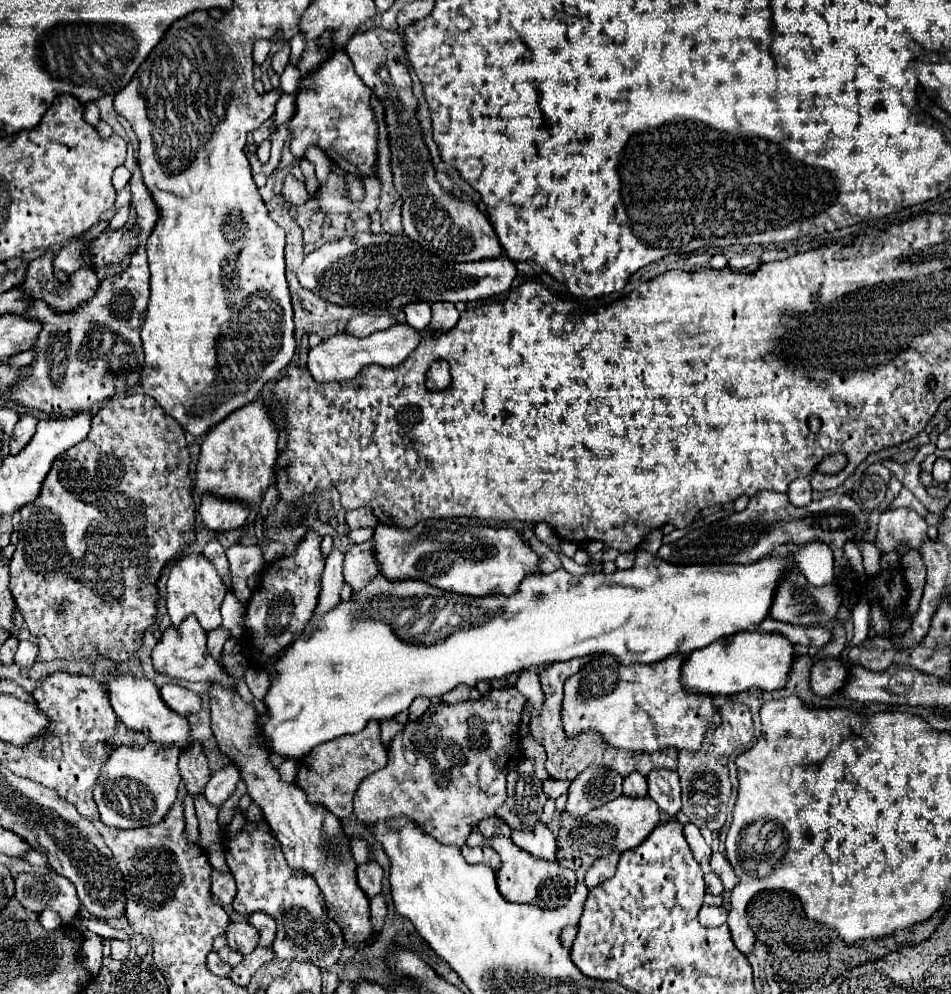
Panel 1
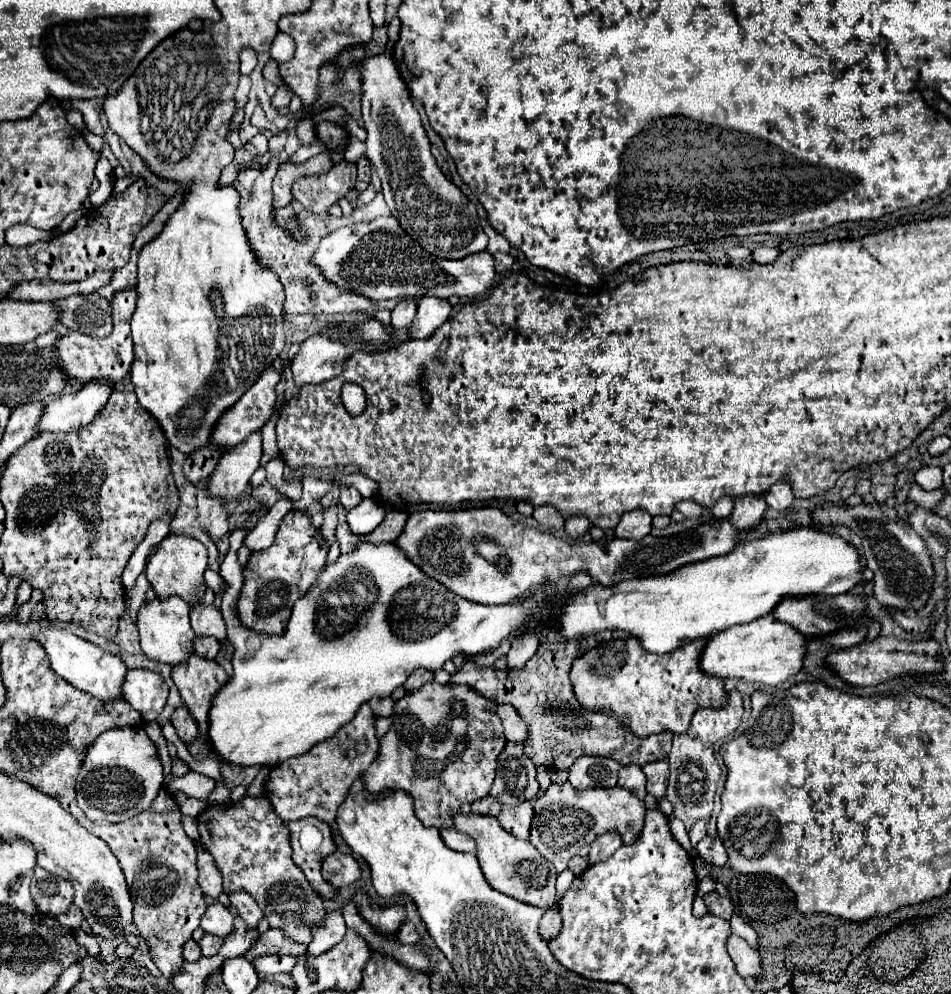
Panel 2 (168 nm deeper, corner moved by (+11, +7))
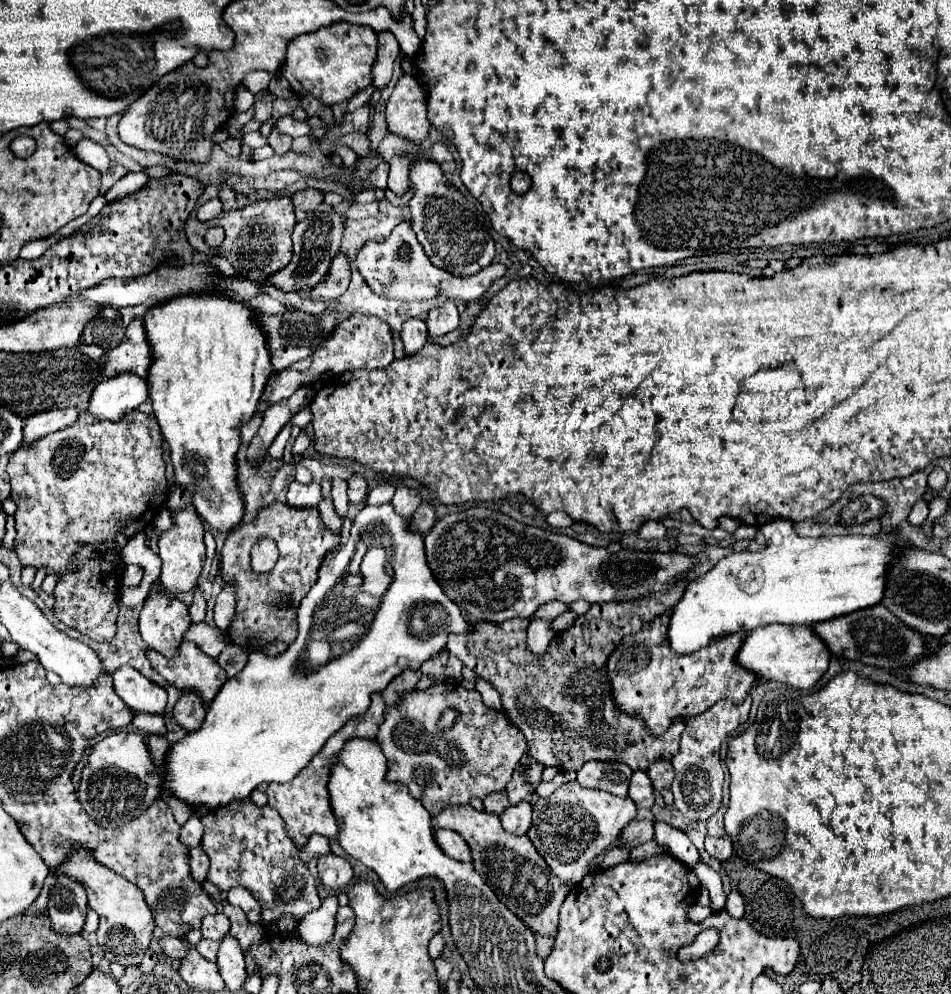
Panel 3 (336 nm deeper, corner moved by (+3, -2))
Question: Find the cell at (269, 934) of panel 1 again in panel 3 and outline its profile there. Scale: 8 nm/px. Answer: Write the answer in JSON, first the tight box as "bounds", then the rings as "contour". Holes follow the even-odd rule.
{"bounds":[228,887,260,923],"contour":[[[240,887],[230,889],[228,903],[240,907],[246,913],[250,923],[260,923],[260,905],[254,901],[254,897],[252,897],[252,893],[248,893],[248,889],[240,889]]]}

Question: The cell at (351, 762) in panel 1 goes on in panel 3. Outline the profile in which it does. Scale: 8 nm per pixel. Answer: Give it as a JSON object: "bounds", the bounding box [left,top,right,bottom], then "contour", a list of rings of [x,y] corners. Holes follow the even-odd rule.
{"bounds":[266,693,386,849],"contour":[[[374,693],[372,703],[368,707],[368,713],[364,713],[364,717],[352,717],[352,721],[348,721],[348,725],[344,725],[344,729],[334,733],[326,741],[324,749],[320,749],[320,753],[316,753],[316,757],[312,757],[312,761],[290,783],[270,783],[268,785],[268,789],[266,789],[268,805],[274,807],[280,813],[282,821],[284,821],[284,827],[286,827],[286,833],[298,849],[302,849],[308,843],[308,837],[312,833],[320,833],[324,837],[334,837],[338,833],[336,819],[334,819],[334,813],[330,809],[328,789],[326,789],[330,767],[338,759],[338,755],[340,755],[340,751],[342,751],[342,747],[348,739],[352,739],[352,737],[376,739],[378,727],[384,721],[384,711],[386,711],[386,705],[384,705],[382,695]]]}

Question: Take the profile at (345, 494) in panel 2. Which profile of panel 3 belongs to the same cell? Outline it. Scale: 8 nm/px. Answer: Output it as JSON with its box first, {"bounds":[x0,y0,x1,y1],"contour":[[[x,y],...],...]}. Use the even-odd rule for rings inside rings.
{"bounds":[348,475,368,505],"contour":[[[352,475],[348,479],[348,499],[352,505],[360,505],[366,499],[368,493],[368,483],[362,475]]]}

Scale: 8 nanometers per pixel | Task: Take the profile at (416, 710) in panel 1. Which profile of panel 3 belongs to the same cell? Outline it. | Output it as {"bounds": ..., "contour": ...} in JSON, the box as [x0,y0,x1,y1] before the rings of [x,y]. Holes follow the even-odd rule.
{"bounds":[420,649,448,681],"contour":[[[444,649],[444,653],[438,653],[436,657],[430,657],[428,661],[424,661],[424,665],[420,667],[420,671],[428,673],[428,675],[434,675],[438,681],[444,681],[446,679],[446,675],[444,675],[446,661],[448,661],[448,651]]]}

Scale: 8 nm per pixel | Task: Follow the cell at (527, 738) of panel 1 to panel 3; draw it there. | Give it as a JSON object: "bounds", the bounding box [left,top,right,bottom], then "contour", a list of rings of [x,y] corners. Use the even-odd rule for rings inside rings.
{"bounds":[476,677,502,711],"contour":[[[476,677],[476,691],[482,695],[482,701],[484,701],[488,707],[502,711],[500,695],[498,695],[498,691],[496,691],[488,681],[482,681],[480,677]]]}

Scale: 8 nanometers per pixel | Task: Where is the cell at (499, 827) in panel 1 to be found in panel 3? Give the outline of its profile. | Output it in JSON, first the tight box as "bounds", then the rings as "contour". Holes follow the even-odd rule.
{"bounds":[484,789,510,815],"contour":[[[502,789],[500,793],[490,793],[484,799],[484,809],[488,809],[488,813],[500,815],[508,805],[510,805],[510,801],[508,801],[508,795],[506,795],[506,789]]]}

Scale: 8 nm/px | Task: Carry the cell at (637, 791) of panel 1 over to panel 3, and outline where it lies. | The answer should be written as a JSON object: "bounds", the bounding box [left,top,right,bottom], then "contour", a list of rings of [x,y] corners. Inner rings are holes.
{"bounds":[630,771,654,807],"contour":[[[634,771],[632,781],[630,781],[630,799],[638,807],[652,807],[654,805],[654,793],[652,793],[652,783],[646,775],[646,771]]]}

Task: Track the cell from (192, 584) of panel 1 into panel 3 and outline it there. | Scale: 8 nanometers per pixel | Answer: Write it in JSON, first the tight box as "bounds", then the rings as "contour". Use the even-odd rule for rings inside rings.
{"bounds":[158,505,204,593],"contour":[[[192,505],[182,507],[182,509],[174,509],[170,511],[174,525],[168,531],[162,531],[158,537],[158,555],[162,559],[162,575],[160,575],[160,583],[170,591],[170,593],[184,593],[184,591],[192,591],[198,583],[198,577],[202,573],[202,565],[204,565],[204,523],[198,517],[196,509]]]}

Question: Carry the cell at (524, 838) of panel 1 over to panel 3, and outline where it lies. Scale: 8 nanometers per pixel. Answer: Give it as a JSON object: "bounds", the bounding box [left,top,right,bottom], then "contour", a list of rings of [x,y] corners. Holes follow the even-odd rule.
{"bounds":[500,801,532,835],"contour":[[[526,801],[510,805],[500,815],[500,821],[502,821],[502,827],[506,831],[518,833],[518,835],[526,835],[526,831],[530,829],[530,823],[532,823],[532,805],[526,803]]]}

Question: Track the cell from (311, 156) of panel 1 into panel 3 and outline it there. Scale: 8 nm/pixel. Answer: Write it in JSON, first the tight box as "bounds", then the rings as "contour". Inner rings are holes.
{"bounds":[284,23,376,105],"contour":[[[334,23],[322,27],[316,33],[300,35],[290,41],[288,57],[284,67],[284,77],[288,79],[292,91],[300,97],[312,95],[324,105],[334,105],[352,99],[358,91],[372,83],[372,65],[376,61],[376,33],[370,27],[360,27],[352,23]],[[318,51],[324,59],[320,61]]]}

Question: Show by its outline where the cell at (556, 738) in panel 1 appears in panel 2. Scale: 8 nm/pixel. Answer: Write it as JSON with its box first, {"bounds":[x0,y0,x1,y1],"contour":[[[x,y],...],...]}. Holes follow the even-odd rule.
{"bounds":[452,632,672,770],"contour":[[[548,632],[542,638],[536,654],[528,660],[528,664],[522,670],[502,672],[496,668],[478,668],[476,664],[466,662],[464,668],[452,676],[452,684],[466,684],[486,698],[504,700],[512,704],[528,724],[528,740],[524,742],[524,754],[536,766],[542,764],[548,770],[568,770],[580,756],[606,756],[620,764],[636,766],[664,760],[668,756],[672,732],[638,738],[624,726],[620,726],[614,718],[580,708],[580,704],[574,698],[572,684],[568,678],[572,660],[602,644],[604,640],[612,638],[612,632],[600,632],[598,636],[580,636],[576,640],[564,642],[558,640],[558,636],[554,636],[552,632]]]}

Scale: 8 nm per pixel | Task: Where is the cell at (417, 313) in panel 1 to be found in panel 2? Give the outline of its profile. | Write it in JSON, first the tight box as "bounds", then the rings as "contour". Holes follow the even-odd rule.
{"bounds":[392,298,416,332],"contour":[[[412,298],[400,300],[400,304],[392,310],[392,326],[396,332],[406,332],[412,324],[412,318],[416,314],[416,302]]]}

